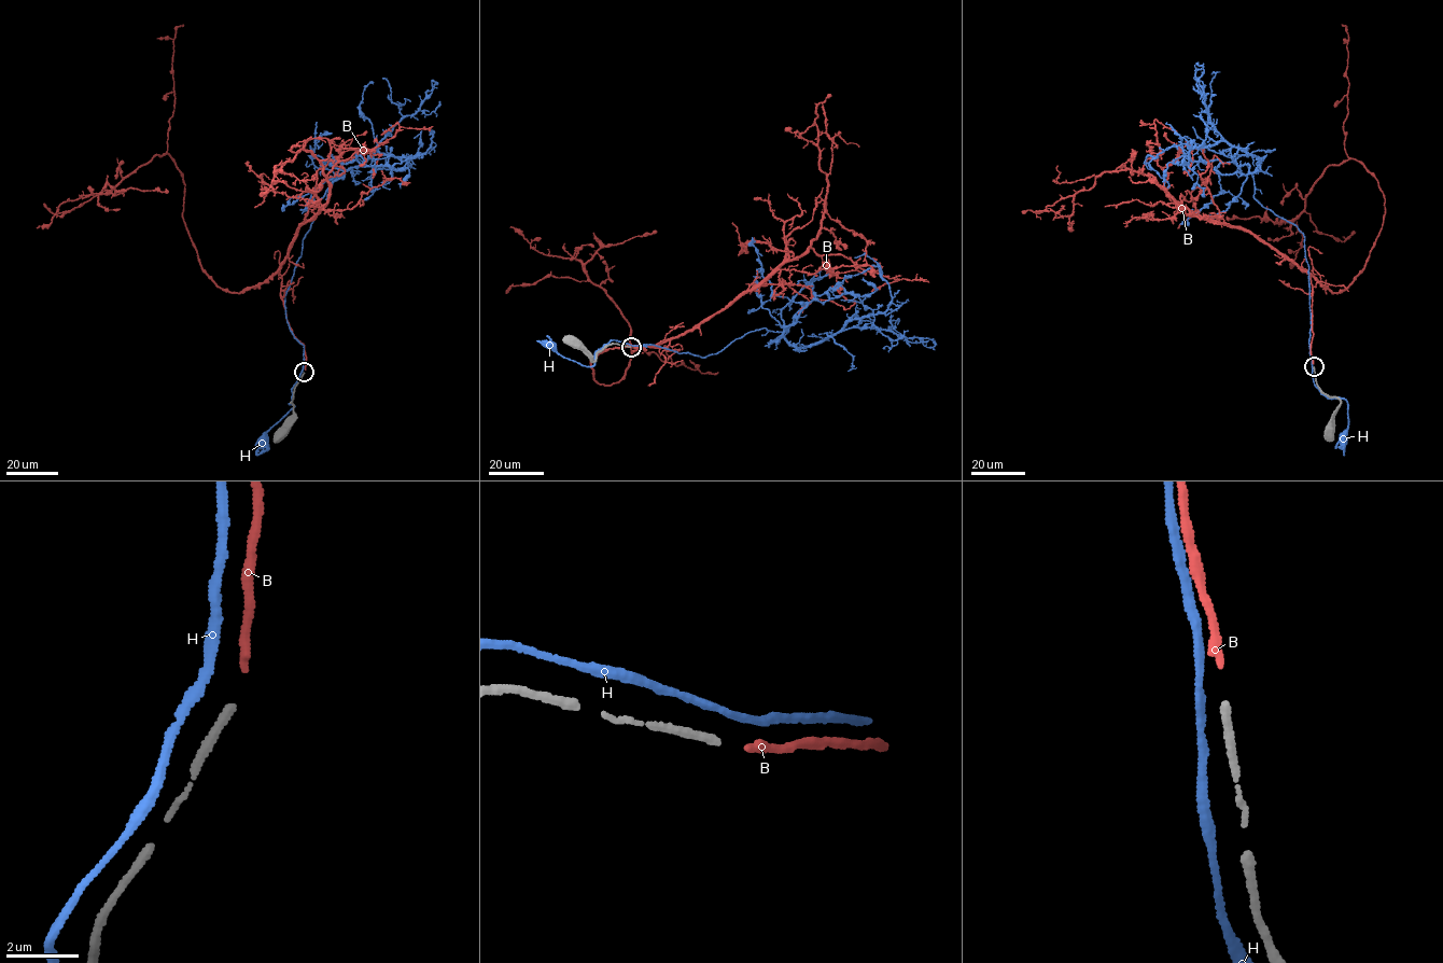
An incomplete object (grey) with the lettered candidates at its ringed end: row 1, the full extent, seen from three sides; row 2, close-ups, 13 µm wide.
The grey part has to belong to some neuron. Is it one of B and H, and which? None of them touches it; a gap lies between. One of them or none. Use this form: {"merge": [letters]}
{"merge": ["B"]}

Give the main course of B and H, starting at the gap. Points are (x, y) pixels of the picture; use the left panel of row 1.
B: (305, 370), (279, 274), (232, 293), (204, 269), (168, 154), (108, 192), (167, 192)
H: (303, 372), (292, 389), (289, 403), (293, 407), (261, 438)

